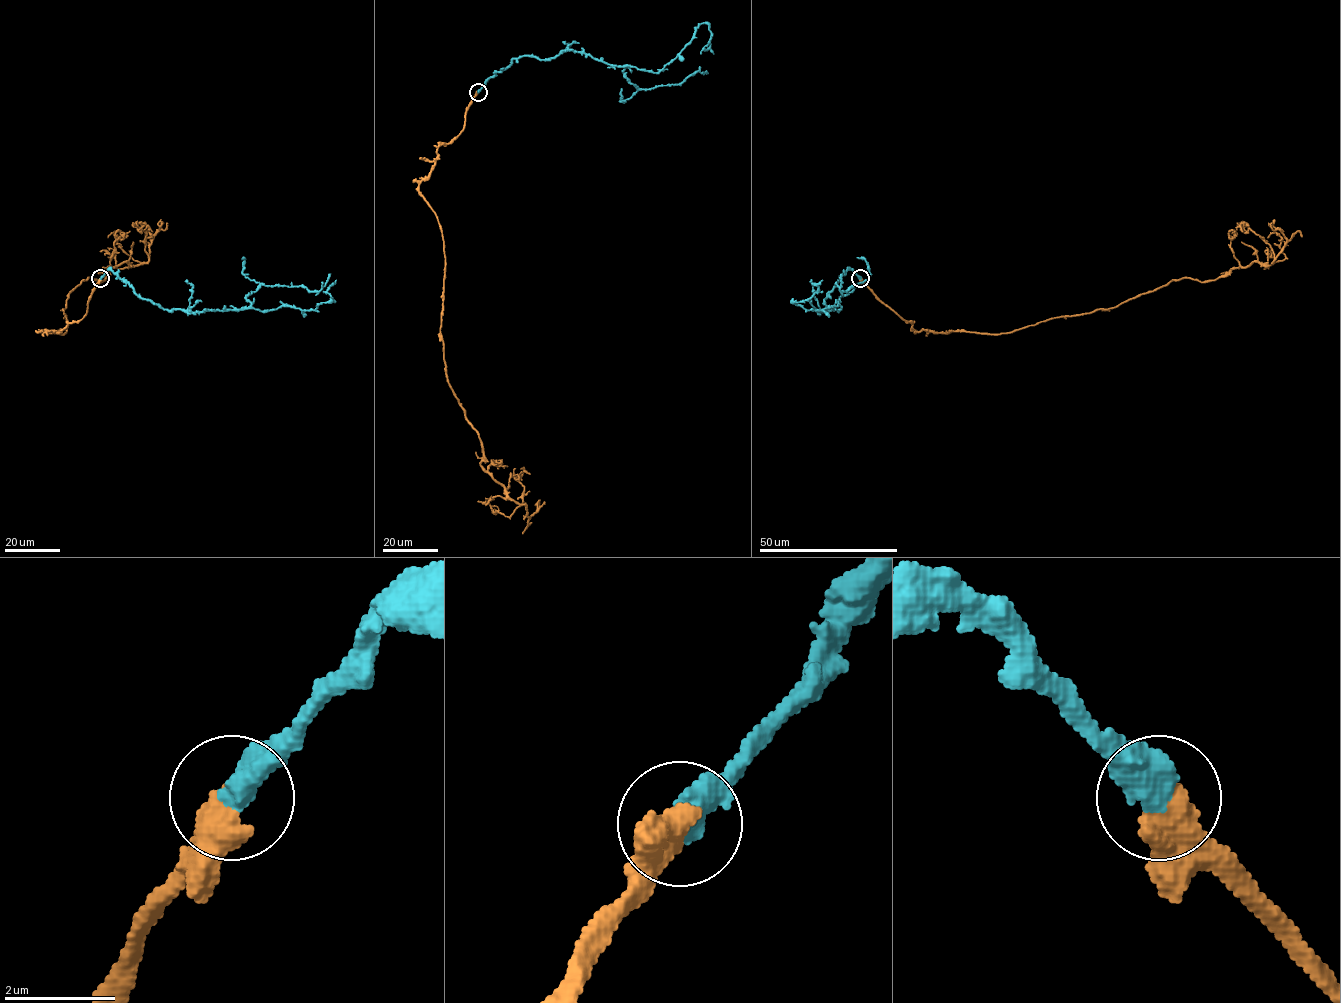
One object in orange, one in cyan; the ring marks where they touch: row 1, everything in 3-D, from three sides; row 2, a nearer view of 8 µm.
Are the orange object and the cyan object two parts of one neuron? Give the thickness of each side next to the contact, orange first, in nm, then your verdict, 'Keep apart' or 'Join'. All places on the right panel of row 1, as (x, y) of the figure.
Thickness 650 nm (orange) against 550 nm. Join

